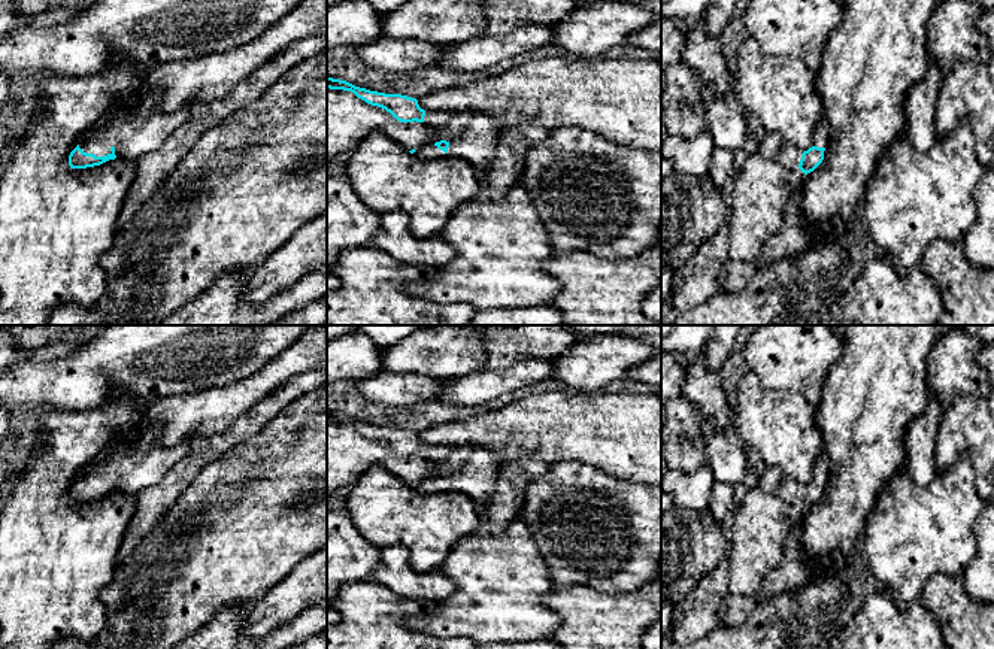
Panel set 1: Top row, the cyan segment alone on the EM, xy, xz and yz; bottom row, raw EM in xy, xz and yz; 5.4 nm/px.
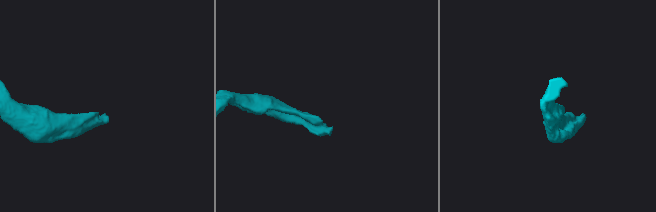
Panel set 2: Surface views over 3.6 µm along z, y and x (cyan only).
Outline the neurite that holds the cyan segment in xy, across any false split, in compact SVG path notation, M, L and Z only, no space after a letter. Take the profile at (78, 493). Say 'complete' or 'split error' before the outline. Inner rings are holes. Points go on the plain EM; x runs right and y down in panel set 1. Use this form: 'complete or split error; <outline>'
split error; M160 424L146 428L134 446L119 446L69 489L72 503L100 500L116 491L136 497L143 488L161 482L166 473L190 451L190 442L173 446L154 443Z

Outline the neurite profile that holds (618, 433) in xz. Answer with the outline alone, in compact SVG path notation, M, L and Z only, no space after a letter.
M604 391L540 392L515 400L493 412L434 425L418 433L418 439L424 445L436 446L475 445L476 448L491 451L500 461L519 455L549 465L576 461L621 480L637 482L646 486L661 486L661 394L642 395Z

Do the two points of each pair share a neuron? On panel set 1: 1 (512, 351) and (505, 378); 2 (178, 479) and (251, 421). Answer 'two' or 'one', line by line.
1: two
2: one

